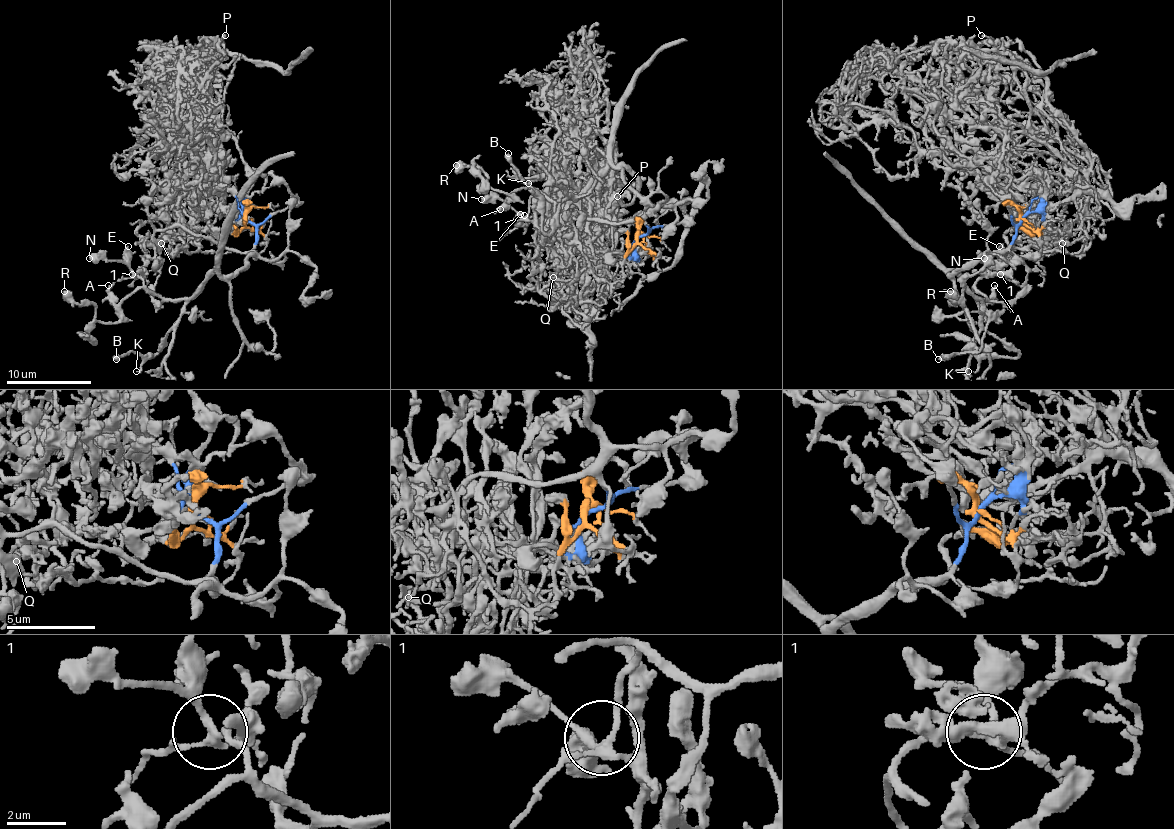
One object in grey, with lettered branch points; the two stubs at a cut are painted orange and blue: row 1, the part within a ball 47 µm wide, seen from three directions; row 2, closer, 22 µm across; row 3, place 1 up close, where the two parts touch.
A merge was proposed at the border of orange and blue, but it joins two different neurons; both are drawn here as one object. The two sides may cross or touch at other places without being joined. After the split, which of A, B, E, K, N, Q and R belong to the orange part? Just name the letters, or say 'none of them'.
Q

